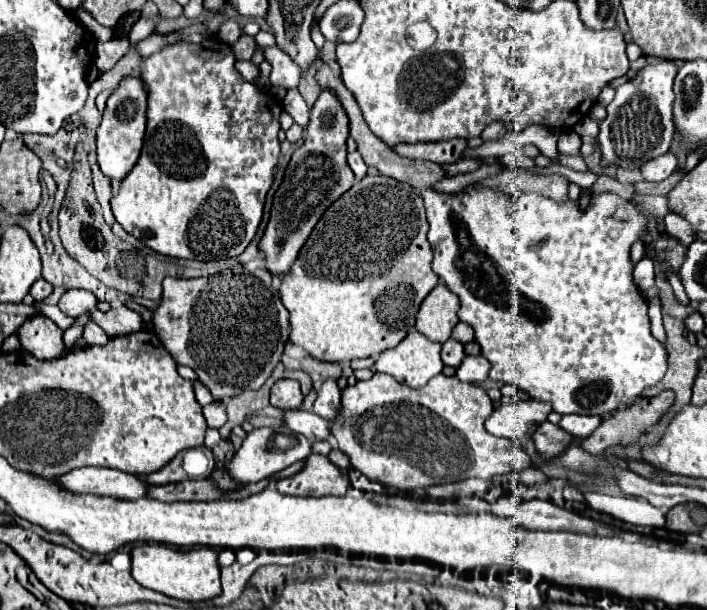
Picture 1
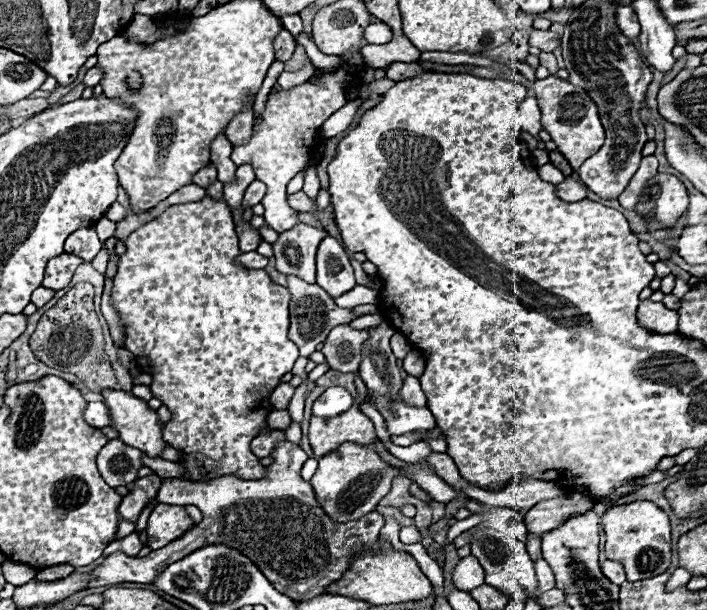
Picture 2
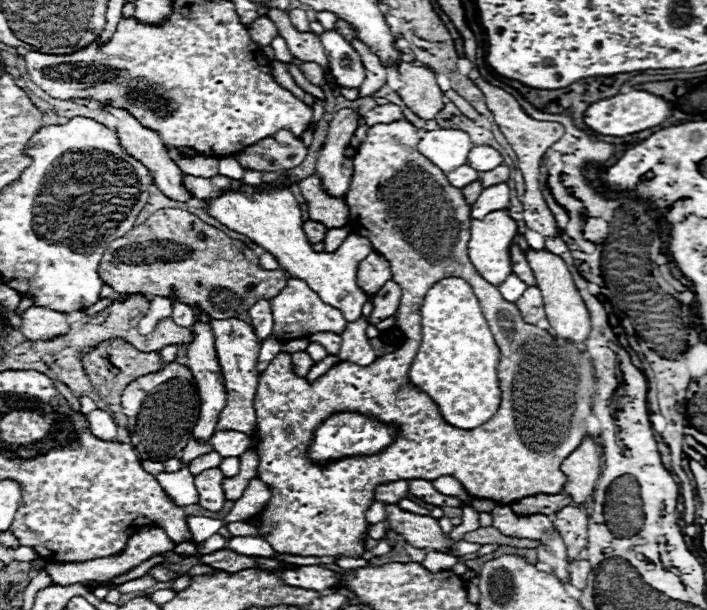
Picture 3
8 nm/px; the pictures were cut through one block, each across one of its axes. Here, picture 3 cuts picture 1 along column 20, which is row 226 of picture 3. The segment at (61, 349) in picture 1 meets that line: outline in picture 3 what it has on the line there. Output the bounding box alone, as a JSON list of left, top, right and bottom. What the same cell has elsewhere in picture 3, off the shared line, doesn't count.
[298,175,348,230]

